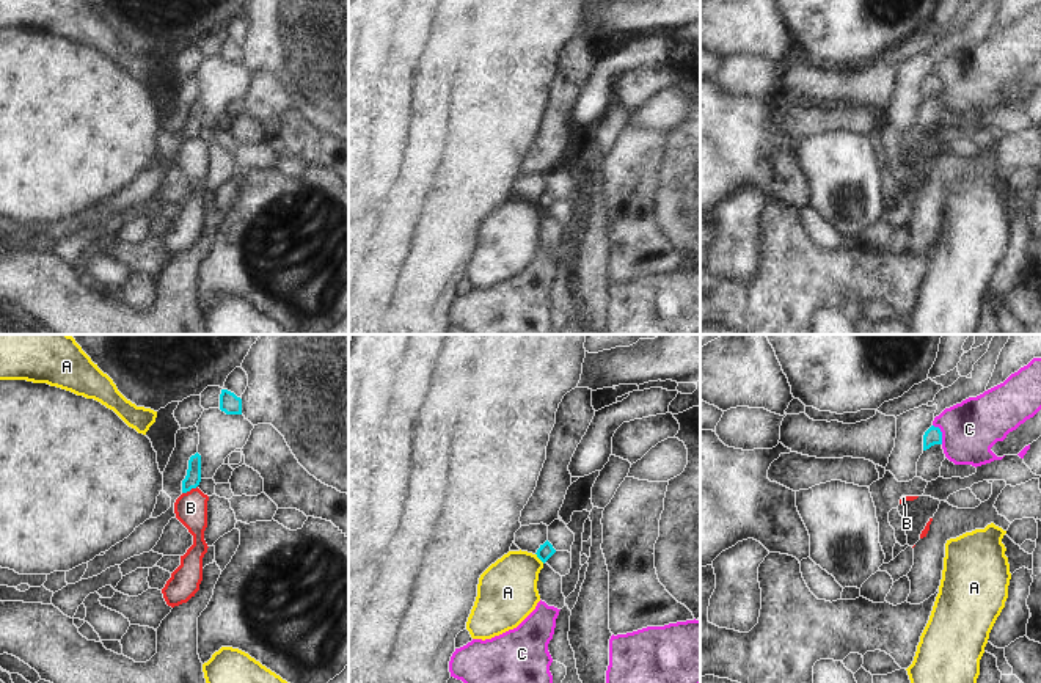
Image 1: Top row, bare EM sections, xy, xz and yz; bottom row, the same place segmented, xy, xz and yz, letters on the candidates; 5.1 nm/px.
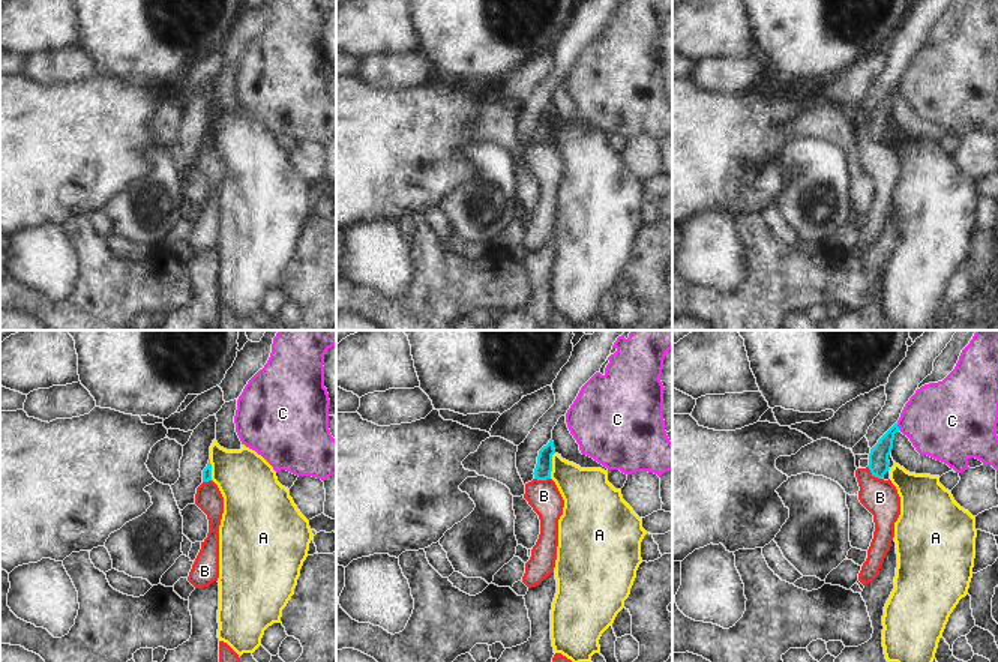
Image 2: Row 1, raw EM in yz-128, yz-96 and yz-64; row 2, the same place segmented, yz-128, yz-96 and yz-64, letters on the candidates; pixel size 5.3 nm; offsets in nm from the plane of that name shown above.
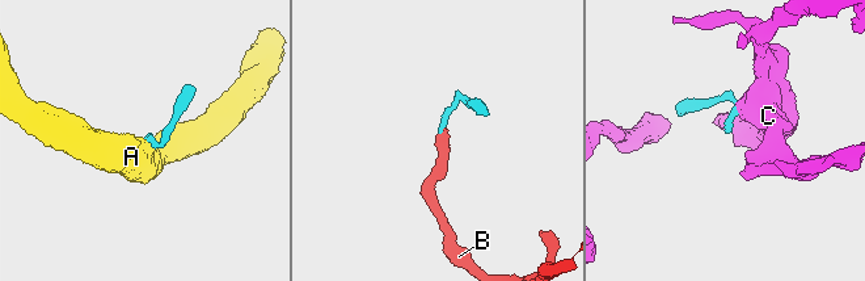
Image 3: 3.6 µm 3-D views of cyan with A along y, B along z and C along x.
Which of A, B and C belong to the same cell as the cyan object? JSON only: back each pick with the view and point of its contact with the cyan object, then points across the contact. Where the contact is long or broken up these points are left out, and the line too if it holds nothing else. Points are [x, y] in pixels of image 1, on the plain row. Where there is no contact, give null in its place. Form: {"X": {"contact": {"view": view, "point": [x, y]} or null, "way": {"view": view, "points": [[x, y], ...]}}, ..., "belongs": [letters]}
{"belongs": []}

